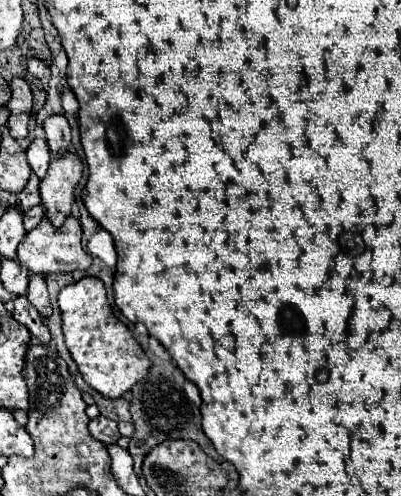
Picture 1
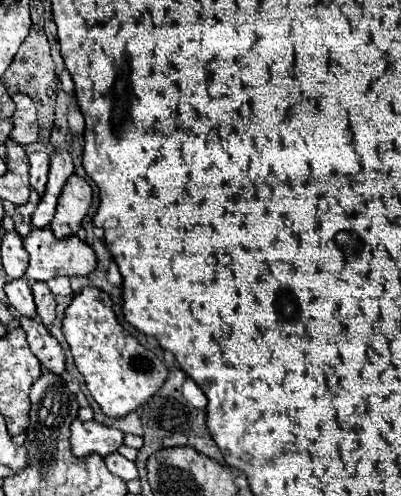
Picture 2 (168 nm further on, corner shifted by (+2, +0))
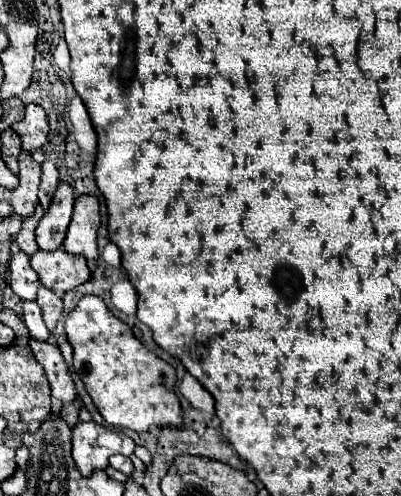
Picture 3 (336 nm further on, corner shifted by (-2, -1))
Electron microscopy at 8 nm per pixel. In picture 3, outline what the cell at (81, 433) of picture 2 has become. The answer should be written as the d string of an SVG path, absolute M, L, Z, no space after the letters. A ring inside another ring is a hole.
M78 422L72 428L72 458L80 470L82 476L92 476L94 470L104 470L108 464L108 458L112 454L134 454L134 440L128 438L126 434L118 434L114 438L114 448L112 448L112 430L96 424L96 422ZM122 438L126 442L122 442ZM118 444L120 446L118 446ZM128 444L128 446L122 446Z

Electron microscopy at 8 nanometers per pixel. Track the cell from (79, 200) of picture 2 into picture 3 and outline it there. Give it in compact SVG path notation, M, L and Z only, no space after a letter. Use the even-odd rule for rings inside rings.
M78 196L74 204L74 216L68 226L64 240L64 250L74 256L84 256L86 260L96 260L100 256L96 236L100 228L100 202L96 196Z

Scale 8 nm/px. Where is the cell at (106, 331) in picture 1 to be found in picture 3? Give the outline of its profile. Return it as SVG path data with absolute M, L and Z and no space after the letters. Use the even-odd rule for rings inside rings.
M84 296L78 306L66 316L66 334L68 342L74 348L74 370L80 376L80 380L86 386L86 392L90 394L92 402L96 404L98 412L106 422L118 428L128 428L134 432L148 432L152 426L164 428L164 426L184 426L180 400L174 392L176 386L176 370L158 358L154 352L146 350L144 344L132 334L132 328L118 320L102 298L98 296Z

